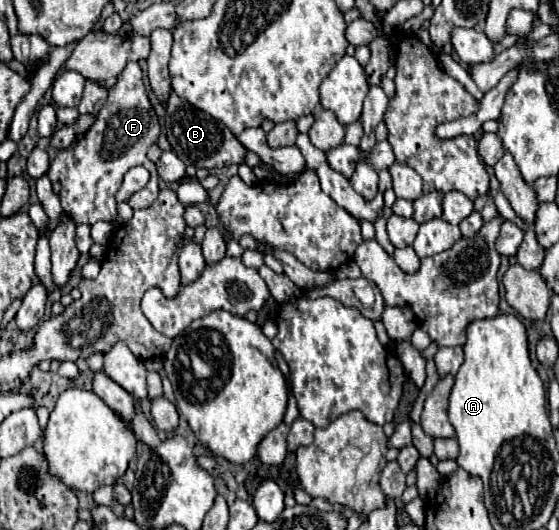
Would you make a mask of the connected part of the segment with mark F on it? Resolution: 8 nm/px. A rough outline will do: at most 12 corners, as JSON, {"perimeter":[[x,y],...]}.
{"perimeter":[[127,62],[87,136],[59,150],[47,176],[79,224],[115,222],[131,166],[159,194],[147,150],[159,122],[143,72]]}

